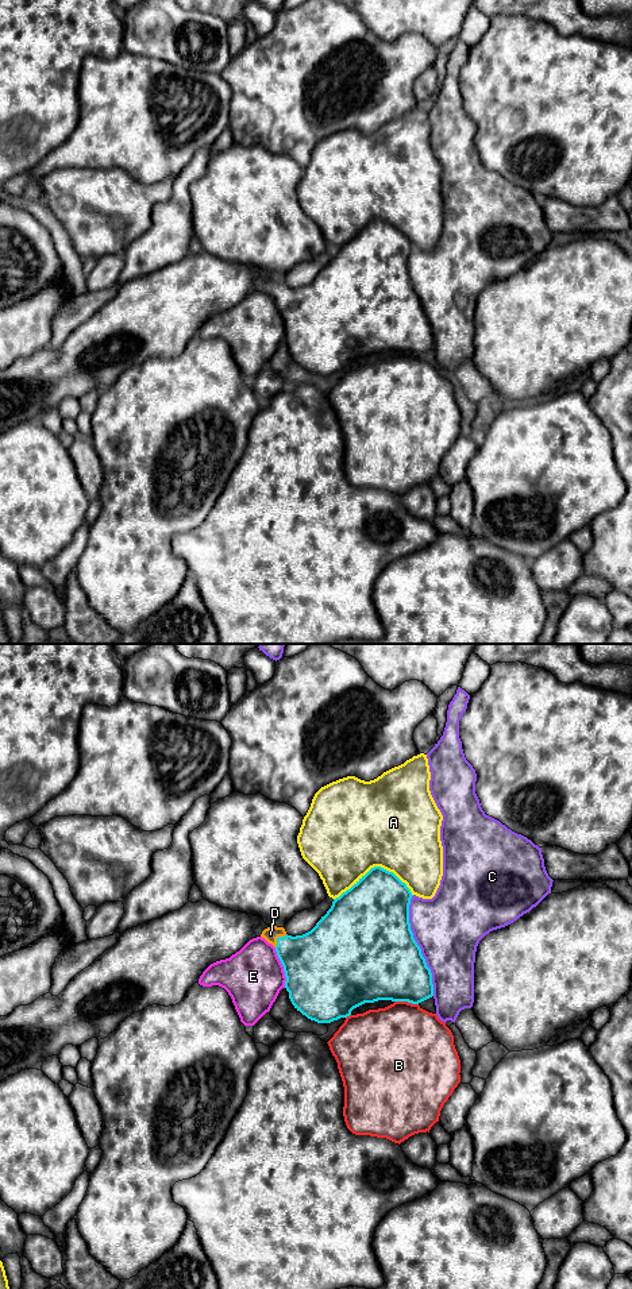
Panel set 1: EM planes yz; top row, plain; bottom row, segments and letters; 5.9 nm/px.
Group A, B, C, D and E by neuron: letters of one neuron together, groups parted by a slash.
A / B / C / D / E

